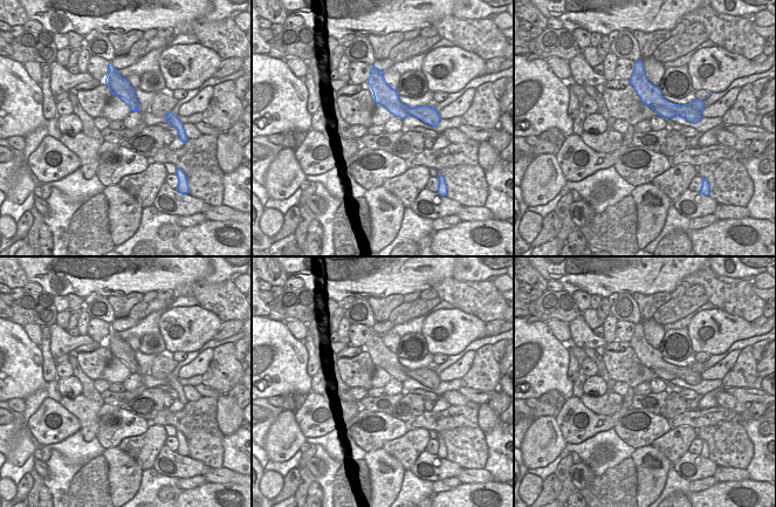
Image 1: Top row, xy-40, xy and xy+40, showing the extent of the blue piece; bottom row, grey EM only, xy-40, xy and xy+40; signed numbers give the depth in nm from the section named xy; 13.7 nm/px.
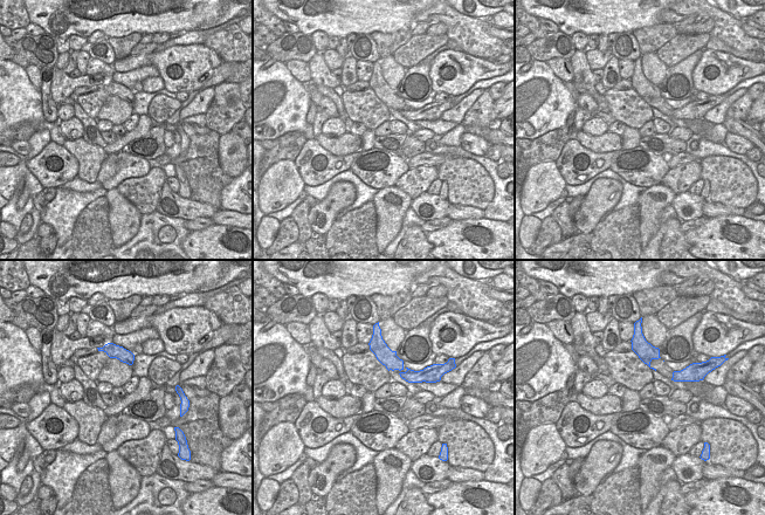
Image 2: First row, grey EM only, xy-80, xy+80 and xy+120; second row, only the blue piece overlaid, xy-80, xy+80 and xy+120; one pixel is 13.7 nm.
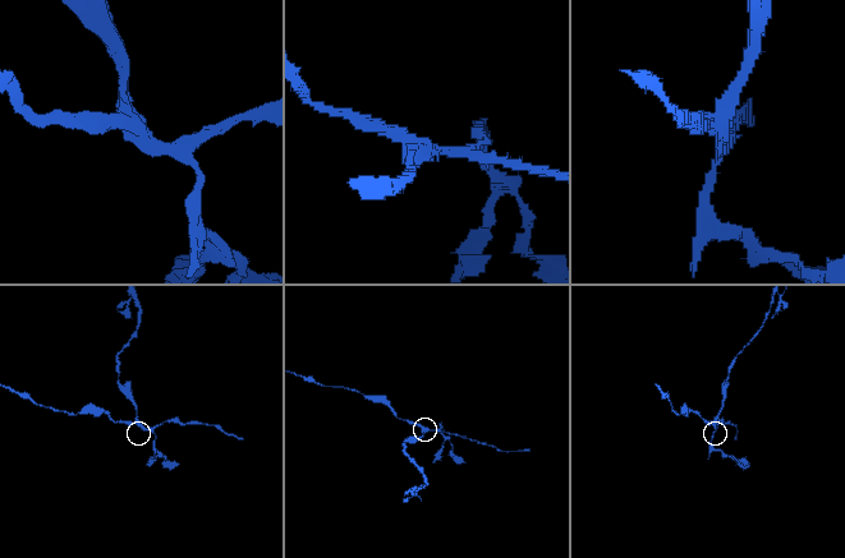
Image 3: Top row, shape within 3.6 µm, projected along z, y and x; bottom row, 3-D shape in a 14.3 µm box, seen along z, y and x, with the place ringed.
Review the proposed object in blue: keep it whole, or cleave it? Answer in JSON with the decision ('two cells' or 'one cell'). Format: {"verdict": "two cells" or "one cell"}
{"verdict": "two cells"}

